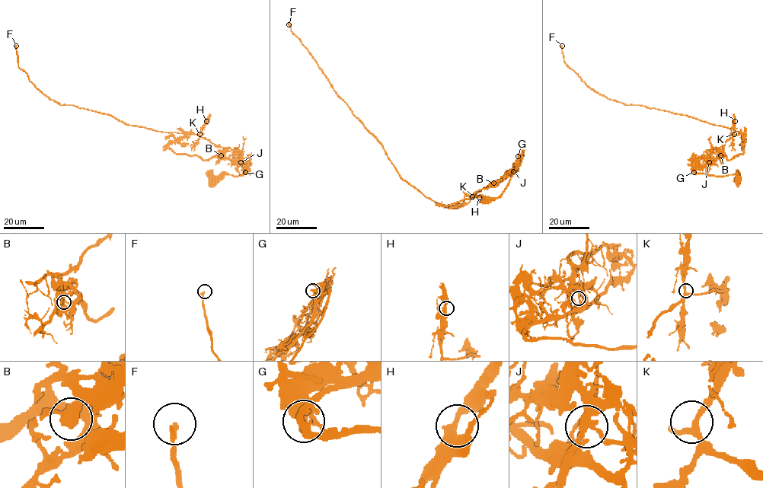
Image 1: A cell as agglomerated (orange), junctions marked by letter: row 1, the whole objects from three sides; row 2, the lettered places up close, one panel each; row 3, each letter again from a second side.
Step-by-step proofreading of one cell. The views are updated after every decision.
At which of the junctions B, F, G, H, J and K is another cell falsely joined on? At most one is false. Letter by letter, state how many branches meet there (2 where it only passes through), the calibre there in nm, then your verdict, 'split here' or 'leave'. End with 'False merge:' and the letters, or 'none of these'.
B: 2 | 360 nm | leave
F: 1 | 200 nm | leave
G: 2 | 240 nm | leave
H: 2 | 400 nm | leave
J: 2 | 160 nm | split here
K: 3 | 220 nm | leave
False merge: J

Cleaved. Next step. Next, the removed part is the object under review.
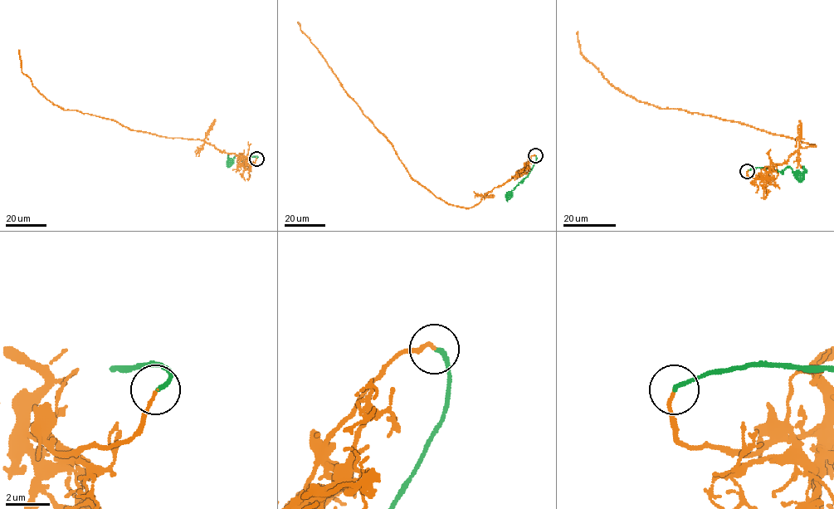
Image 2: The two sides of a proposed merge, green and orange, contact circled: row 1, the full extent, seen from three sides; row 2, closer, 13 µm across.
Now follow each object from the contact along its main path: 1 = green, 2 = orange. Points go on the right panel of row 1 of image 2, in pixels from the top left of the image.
1: (748, 171), (767, 168), (782, 172), (790, 167), (798, 175)
2: (748, 171), (757, 178), (767, 166), (815, 145), (638, 101), (587, 59), (577, 31)

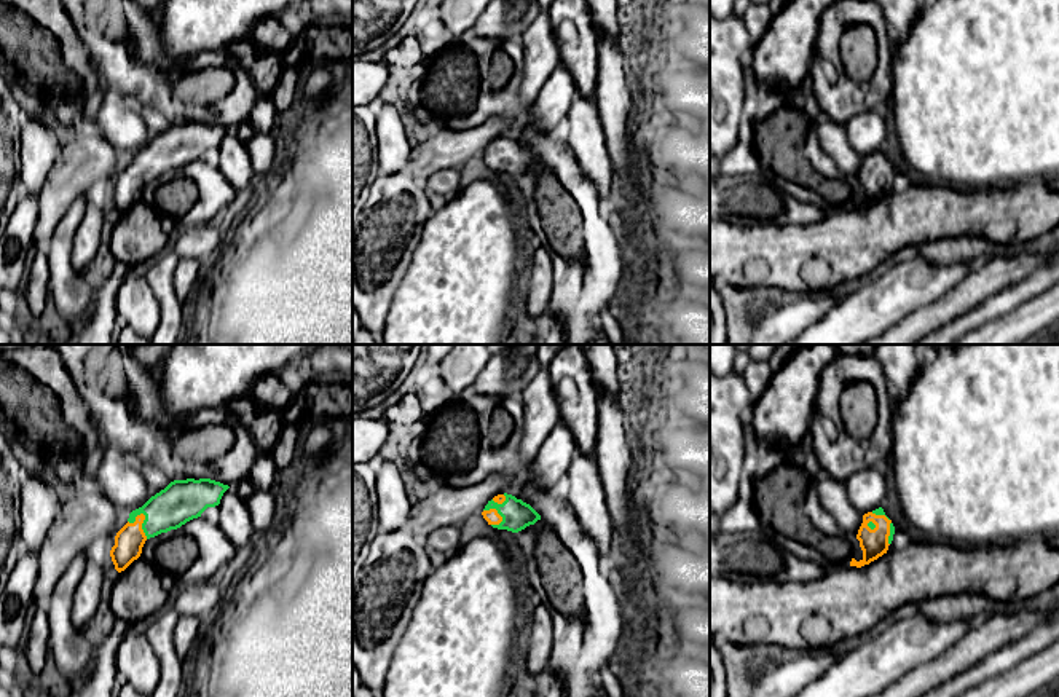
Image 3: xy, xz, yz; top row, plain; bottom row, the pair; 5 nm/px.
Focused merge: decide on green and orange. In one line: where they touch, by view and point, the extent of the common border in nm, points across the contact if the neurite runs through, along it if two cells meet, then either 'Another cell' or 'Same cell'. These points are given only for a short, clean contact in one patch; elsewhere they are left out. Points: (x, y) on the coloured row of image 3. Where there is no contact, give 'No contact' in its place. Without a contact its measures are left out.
Touches green at xy (142, 525). Shared border 140 nm. Path across: xy (181, 501), (142, 525), (129, 539). Same cell

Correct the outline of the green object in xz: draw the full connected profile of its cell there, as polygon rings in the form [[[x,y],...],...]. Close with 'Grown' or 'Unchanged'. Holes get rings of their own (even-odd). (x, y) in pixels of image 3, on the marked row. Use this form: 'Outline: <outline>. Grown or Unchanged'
Outline: [[[507,493],[488,501],[482,515],[493,528],[512,533],[518,533],[541,520],[541,515],[530,504]]]. Grown

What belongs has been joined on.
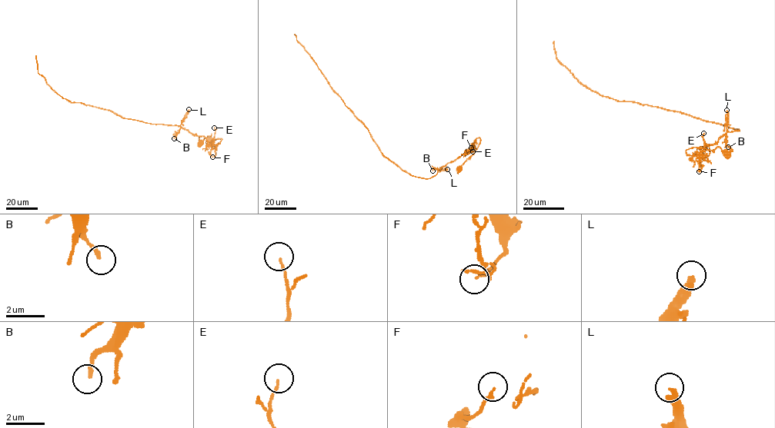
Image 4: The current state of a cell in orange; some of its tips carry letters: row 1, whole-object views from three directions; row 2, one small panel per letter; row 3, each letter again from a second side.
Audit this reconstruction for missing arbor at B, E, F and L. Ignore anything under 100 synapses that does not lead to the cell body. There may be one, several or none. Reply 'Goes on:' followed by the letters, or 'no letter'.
Goes on: no letter

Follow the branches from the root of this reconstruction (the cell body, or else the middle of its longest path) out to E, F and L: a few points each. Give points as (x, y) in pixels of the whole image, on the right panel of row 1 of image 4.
E: (726, 153), (719, 147), (713, 150), (693, 147), (686, 150), (686, 154), (697, 154), (703, 149), (703, 133)
F: (726, 153), (719, 147), (713, 150), (696, 147), (687, 149), (686, 154), (697, 155), (702, 168), (699, 171)
L: (726, 153), (719, 147), (686, 150), (694, 156), (700, 147), (716, 143), (726, 132), (726, 110)

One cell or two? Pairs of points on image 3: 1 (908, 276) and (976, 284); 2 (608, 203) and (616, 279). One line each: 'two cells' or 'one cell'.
1: two cells
2: two cells

